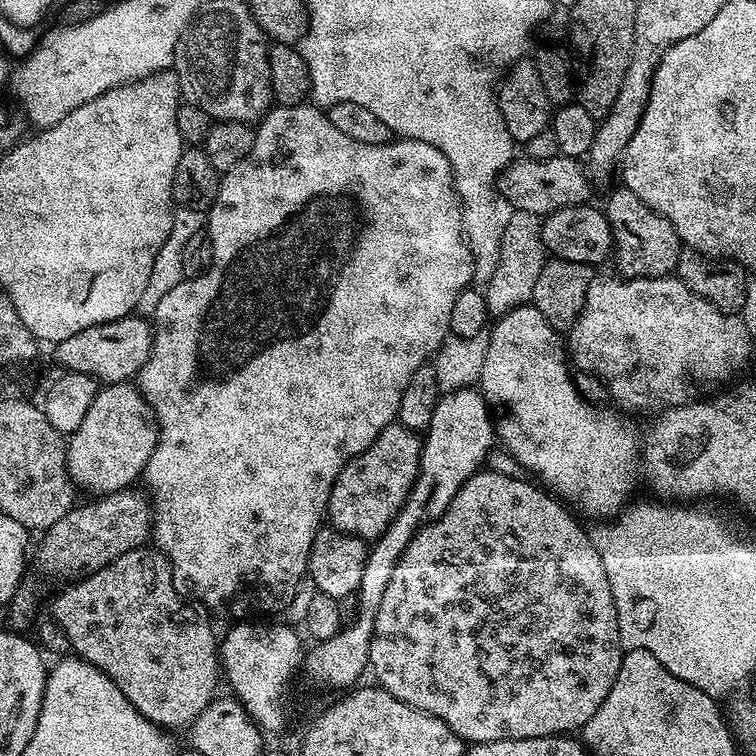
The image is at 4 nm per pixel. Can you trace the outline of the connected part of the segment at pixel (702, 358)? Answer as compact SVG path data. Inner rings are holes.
M672 274L631 278L611 275L597 275L586 290L584 309L576 323L567 329L566 348L571 363L575 367L577 364L581 373L596 377L625 413L659 414L665 408L707 397L723 389L729 383L727 380L747 362L752 344L748 341L749 330L739 315L714 307Z

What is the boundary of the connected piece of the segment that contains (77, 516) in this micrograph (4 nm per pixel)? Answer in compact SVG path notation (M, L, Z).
M124 488L120 492L112 492L108 496L100 496L93 504L81 503L74 506L66 514L66 518L58 518L54 526L50 526L39 537L40 545L35 545L34 560L36 568L44 576L61 576L64 582L75 582L85 576L102 570L110 562L114 562L122 554L143 549L152 536L154 509L149 497L143 491L136 492L132 488Z

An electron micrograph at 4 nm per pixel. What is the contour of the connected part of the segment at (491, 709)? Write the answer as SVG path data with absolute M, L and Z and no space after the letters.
M494 470L475 472L460 487L454 502L450 502L440 518L423 525L413 536L400 555L390 582L384 587L383 598L374 608L376 626L368 662L371 675L380 679L377 680L379 687L387 690L394 698L406 702L411 708L417 708L446 722L446 726L450 726L456 736L472 746L499 740L530 740L579 733L584 724L594 718L606 694L610 694L610 686L614 684L614 678L618 676L620 669L622 649L618 634L618 614L614 598L610 594L610 582L606 582L606 570L602 570L602 558L592 544L592 537L586 528L584 532L583 526L571 516L573 513L555 495L549 494L535 483L527 484L526 481L524 478L506 477Z

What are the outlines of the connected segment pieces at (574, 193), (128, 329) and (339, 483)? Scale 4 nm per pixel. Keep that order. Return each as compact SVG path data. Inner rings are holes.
M556 155L545 160L517 159L504 169L498 187L517 212L529 212L541 218L566 206L583 204L589 199L592 188L588 185L590 173L574 156Z
M139 314L124 316L121 320L90 326L70 338L59 341L55 345L56 360L61 364L61 369L93 376L97 382L128 382L139 373L140 367L150 358L153 335L153 325L145 317Z
M400 422L386 425L371 446L355 456L338 474L328 499L331 527L365 542L376 541L390 527L412 493L420 472L421 447L421 437L411 428L405 428Z

